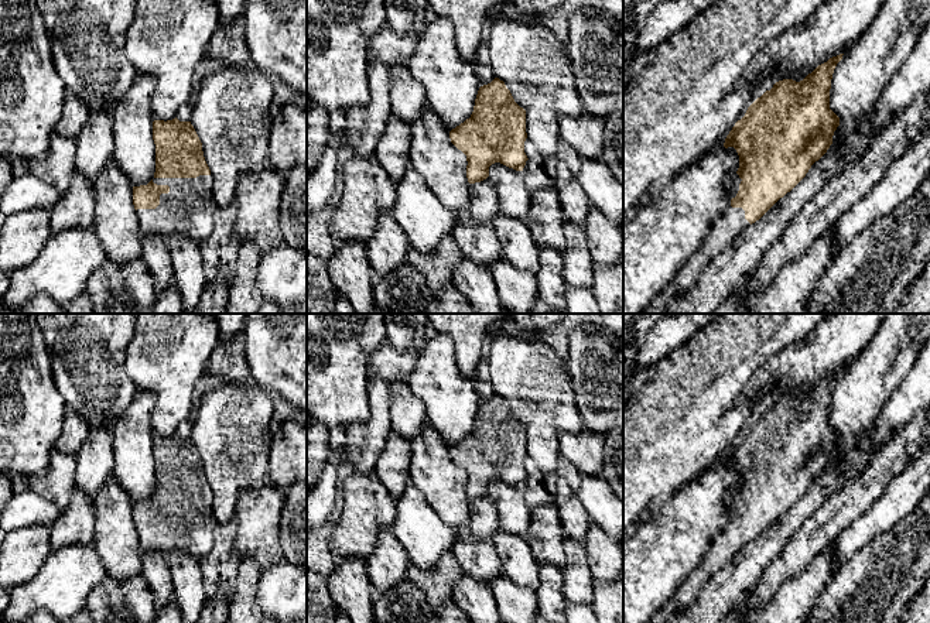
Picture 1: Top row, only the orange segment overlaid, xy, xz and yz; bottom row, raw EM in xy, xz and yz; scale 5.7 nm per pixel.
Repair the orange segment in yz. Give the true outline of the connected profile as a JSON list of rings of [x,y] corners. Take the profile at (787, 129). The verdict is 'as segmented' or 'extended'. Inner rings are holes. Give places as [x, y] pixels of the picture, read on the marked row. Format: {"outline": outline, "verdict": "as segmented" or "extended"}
{"outline": [[[842,55],[818,65],[800,82],[776,82],[735,123],[724,143],[739,155],[739,168],[726,182],[726,208],[676,278],[642,314],[666,314],[677,298],[695,287],[702,270],[827,153],[840,126],[840,117],[830,109],[830,89]]], "verdict": "extended"}

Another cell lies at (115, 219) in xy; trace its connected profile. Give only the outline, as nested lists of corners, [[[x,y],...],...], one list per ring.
[[[112,158],[93,179],[93,232],[109,263],[141,257],[141,230],[133,205],[133,185]]]

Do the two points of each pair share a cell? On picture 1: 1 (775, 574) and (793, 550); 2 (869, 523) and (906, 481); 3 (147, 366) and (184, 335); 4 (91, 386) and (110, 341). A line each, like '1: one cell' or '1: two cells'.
1: one cell
2: one cell
3: one cell
4: one cell

